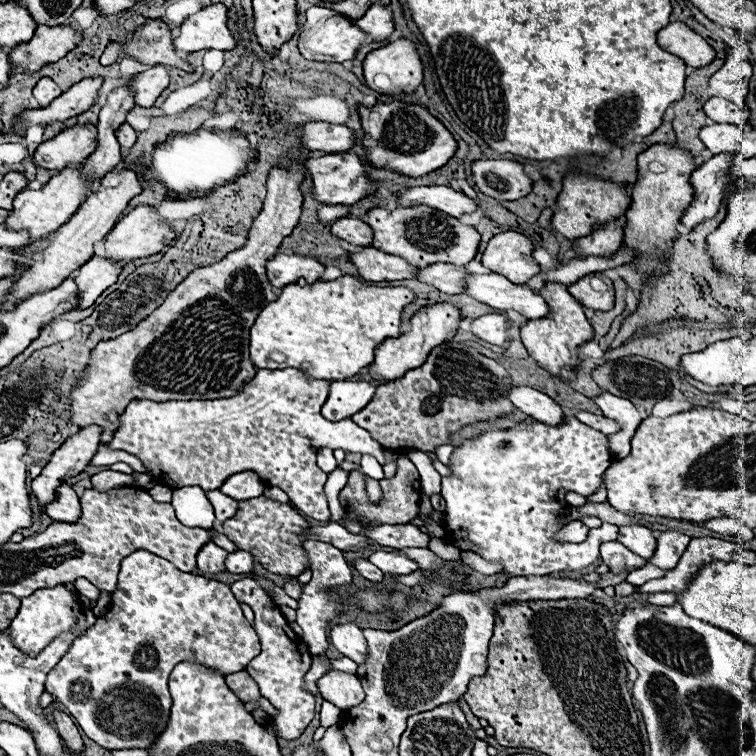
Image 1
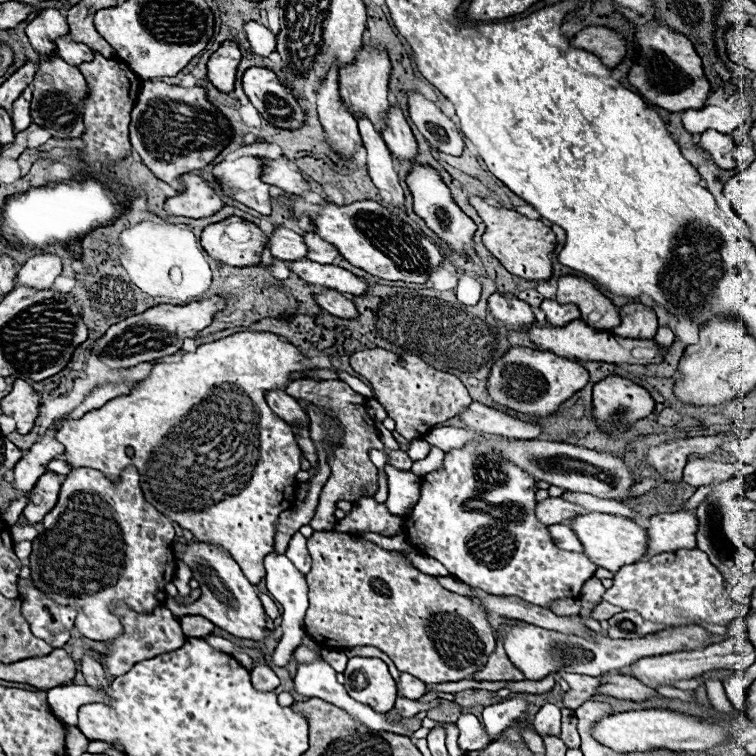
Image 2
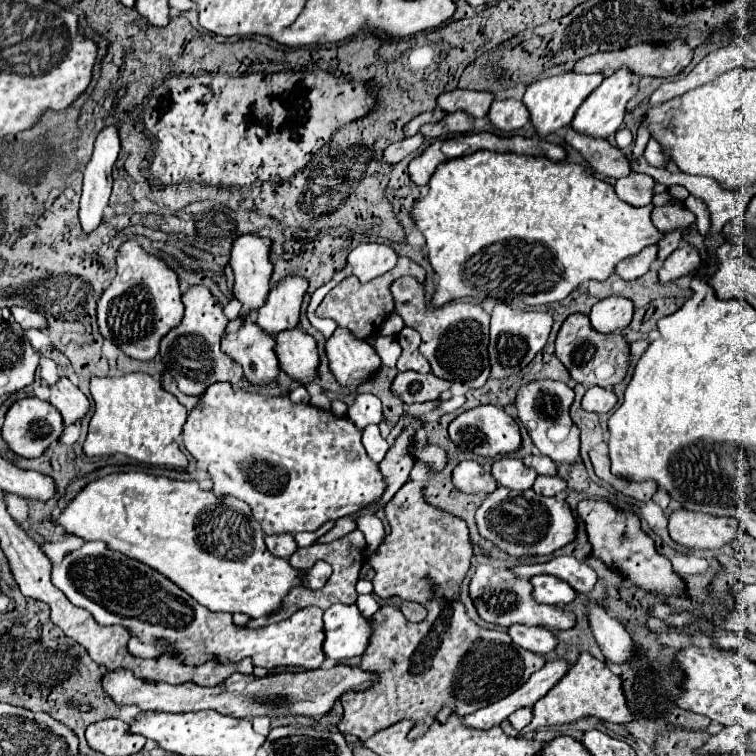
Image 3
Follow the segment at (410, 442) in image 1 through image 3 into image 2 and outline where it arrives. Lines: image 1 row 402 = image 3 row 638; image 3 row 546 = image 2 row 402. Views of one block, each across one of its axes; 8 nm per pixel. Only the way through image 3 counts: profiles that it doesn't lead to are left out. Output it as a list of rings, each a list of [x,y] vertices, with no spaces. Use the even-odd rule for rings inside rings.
[[[372,348],[354,352],[350,356],[350,366],[370,382],[374,388],[374,398],[396,422],[396,432],[410,442],[422,438],[436,424],[458,416],[462,408],[468,408],[472,404],[468,390],[454,374],[436,370],[414,354],[400,356],[384,348]]]

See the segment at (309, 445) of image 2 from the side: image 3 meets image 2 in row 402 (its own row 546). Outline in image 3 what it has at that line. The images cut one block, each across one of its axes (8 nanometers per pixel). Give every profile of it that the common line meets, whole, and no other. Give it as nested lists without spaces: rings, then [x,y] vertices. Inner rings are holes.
[[[280,534],[280,536],[266,536],[266,546],[268,550],[278,556],[278,558],[290,558],[294,550],[298,550],[298,544],[292,534]]]

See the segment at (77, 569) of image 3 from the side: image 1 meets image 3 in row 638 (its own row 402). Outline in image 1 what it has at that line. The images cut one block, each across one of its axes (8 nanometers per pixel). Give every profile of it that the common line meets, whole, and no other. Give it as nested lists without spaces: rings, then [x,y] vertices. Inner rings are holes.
[[[284,368],[284,370],[258,370],[254,380],[246,384],[236,396],[216,398],[216,400],[170,400],[170,402],[152,402],[152,400],[132,400],[124,414],[120,416],[120,428],[114,434],[114,440],[108,448],[126,450],[142,460],[146,470],[162,484],[172,488],[200,486],[200,488],[220,488],[226,478],[234,472],[252,470],[268,486],[282,488],[292,504],[304,512],[304,516],[328,522],[330,510],[324,496],[326,474],[316,466],[316,452],[324,446],[354,450],[360,454],[372,454],[380,462],[384,460],[382,446],[372,440],[368,430],[356,426],[348,418],[340,422],[328,422],[321,414],[321,407],[330,390],[328,380],[308,378],[302,370]]]

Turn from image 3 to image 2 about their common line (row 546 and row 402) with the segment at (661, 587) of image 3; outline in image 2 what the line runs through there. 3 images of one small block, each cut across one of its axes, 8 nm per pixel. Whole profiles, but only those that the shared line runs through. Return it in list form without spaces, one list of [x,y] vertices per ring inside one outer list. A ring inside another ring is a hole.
[[[606,376],[592,390],[594,416],[608,430],[626,428],[654,412],[654,398],[648,390],[622,376]]]

